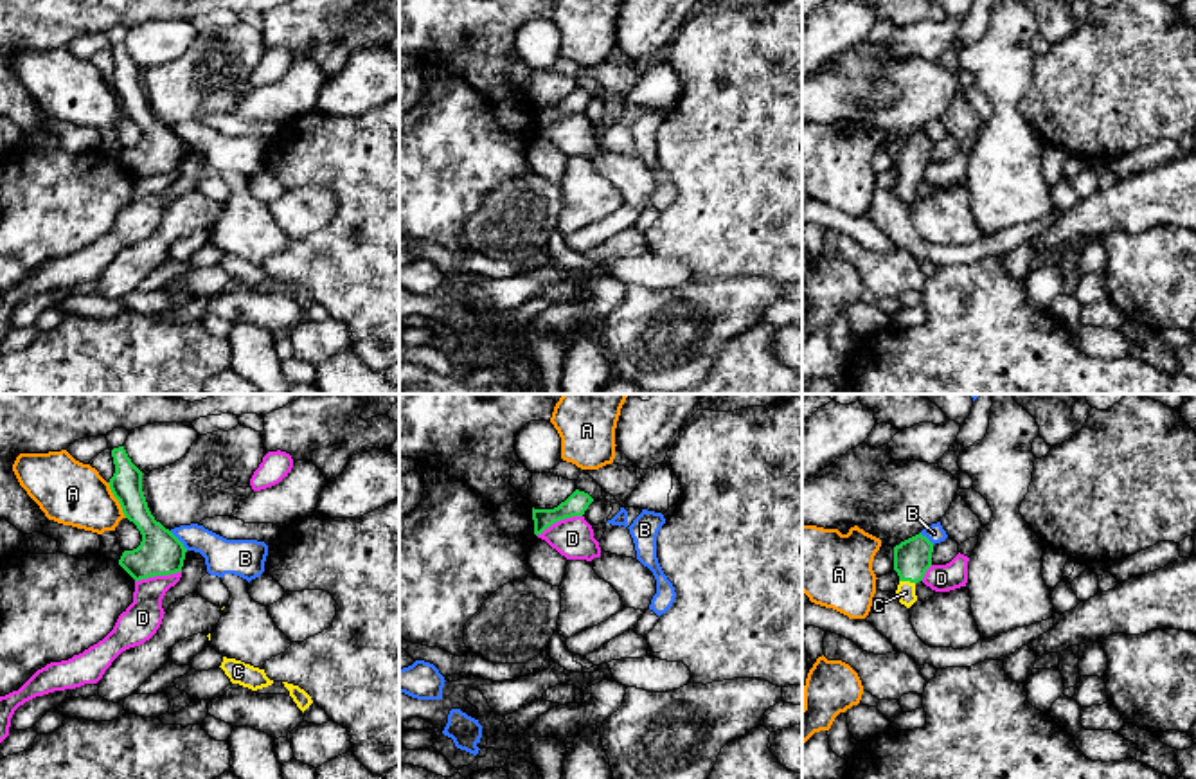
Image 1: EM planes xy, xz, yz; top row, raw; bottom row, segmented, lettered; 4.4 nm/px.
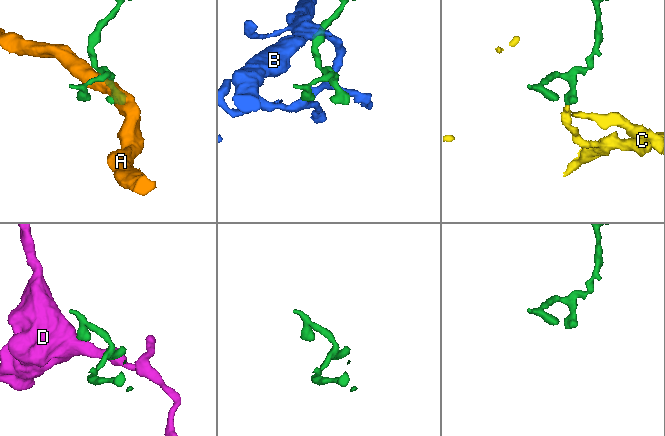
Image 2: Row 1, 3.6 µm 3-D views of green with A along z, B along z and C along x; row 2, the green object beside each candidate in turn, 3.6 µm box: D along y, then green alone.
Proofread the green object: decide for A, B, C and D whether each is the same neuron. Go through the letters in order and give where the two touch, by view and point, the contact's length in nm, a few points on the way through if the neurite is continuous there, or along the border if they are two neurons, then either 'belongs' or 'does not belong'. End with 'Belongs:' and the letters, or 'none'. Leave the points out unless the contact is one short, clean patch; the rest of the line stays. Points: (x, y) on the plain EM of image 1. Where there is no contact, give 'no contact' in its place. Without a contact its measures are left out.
A: meets green in xy at (117, 96); contact 180 nm long; border along xy (107, 80), (126, 114); does not belong
B: meets green in xy at (178, 137); contact 120 nm long; border along xy (169, 128), (187, 146); does not belong
C: meets green in yz at (907, 177); contact 70 nm long; runs through yz (912, 155), (907, 177), (905, 189); belongs
D: meets green in xy at (157, 171); contact 220 nm long; border along xy (180, 168), (135, 179); does not belong
Belongs: C

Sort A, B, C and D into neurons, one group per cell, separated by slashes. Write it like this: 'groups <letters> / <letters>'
groups A / B / C / D

